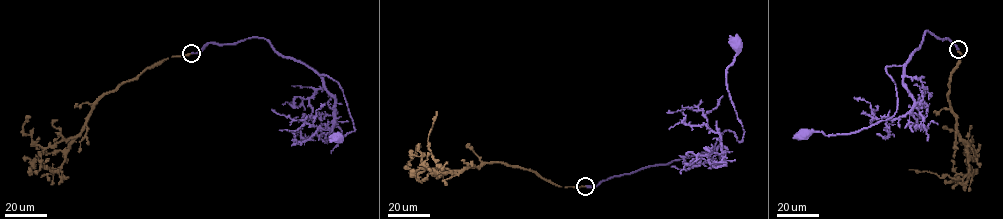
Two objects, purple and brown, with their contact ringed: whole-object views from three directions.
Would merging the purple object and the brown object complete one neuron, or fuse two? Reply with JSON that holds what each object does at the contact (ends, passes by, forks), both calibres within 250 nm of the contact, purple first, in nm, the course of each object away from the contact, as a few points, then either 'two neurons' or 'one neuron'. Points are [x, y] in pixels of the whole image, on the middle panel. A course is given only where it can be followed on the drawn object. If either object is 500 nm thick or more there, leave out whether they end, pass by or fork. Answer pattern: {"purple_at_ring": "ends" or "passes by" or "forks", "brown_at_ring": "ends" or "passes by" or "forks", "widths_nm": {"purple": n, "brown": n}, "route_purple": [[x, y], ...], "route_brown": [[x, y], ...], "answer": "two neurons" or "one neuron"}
{"widths_nm": {"purple": 550, "brown": 360}, "route_purple": [[585, 187], [710, 152], [726, 130], [742, 141], [744, 131], [726, 82], [726, 69], [733, 62], [737, 45]], "route_brown": [[585, 186], [558, 186], [529, 169], [506, 163], [467, 166], [458, 174], [442, 172], [428, 141], [436, 111]], "answer": "one neuron"}

